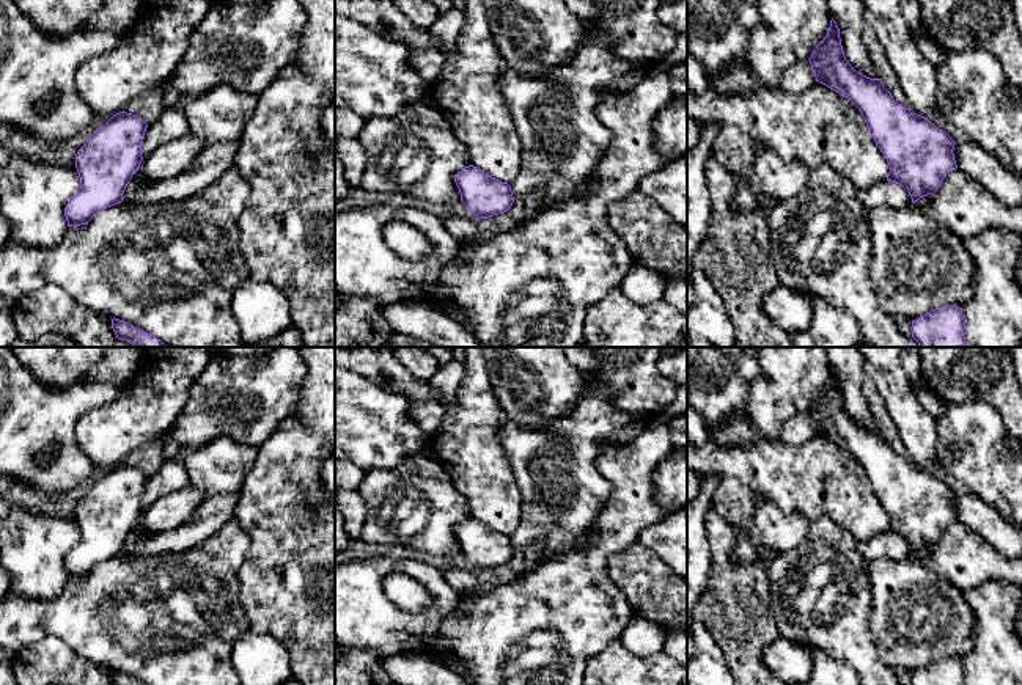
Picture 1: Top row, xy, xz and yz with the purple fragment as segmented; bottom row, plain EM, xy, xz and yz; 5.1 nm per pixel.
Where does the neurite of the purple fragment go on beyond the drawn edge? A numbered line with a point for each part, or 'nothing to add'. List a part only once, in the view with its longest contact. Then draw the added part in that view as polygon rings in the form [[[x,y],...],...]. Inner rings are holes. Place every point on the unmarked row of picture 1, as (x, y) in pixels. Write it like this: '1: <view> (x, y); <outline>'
nothing to add

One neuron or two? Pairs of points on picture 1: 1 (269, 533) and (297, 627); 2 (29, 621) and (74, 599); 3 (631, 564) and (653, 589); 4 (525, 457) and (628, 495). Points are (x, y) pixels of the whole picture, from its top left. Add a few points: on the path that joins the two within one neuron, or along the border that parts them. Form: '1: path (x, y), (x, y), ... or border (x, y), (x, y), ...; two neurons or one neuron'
1: path (293, 556), (297, 561), (297, 604); one neuron
2: path (40, 619), (55, 618), (63, 610); one neuron
3: path (635, 571), (648, 583); one neuron
4: border (602, 453), (598, 472), (612, 494), (595, 522); two neurons

